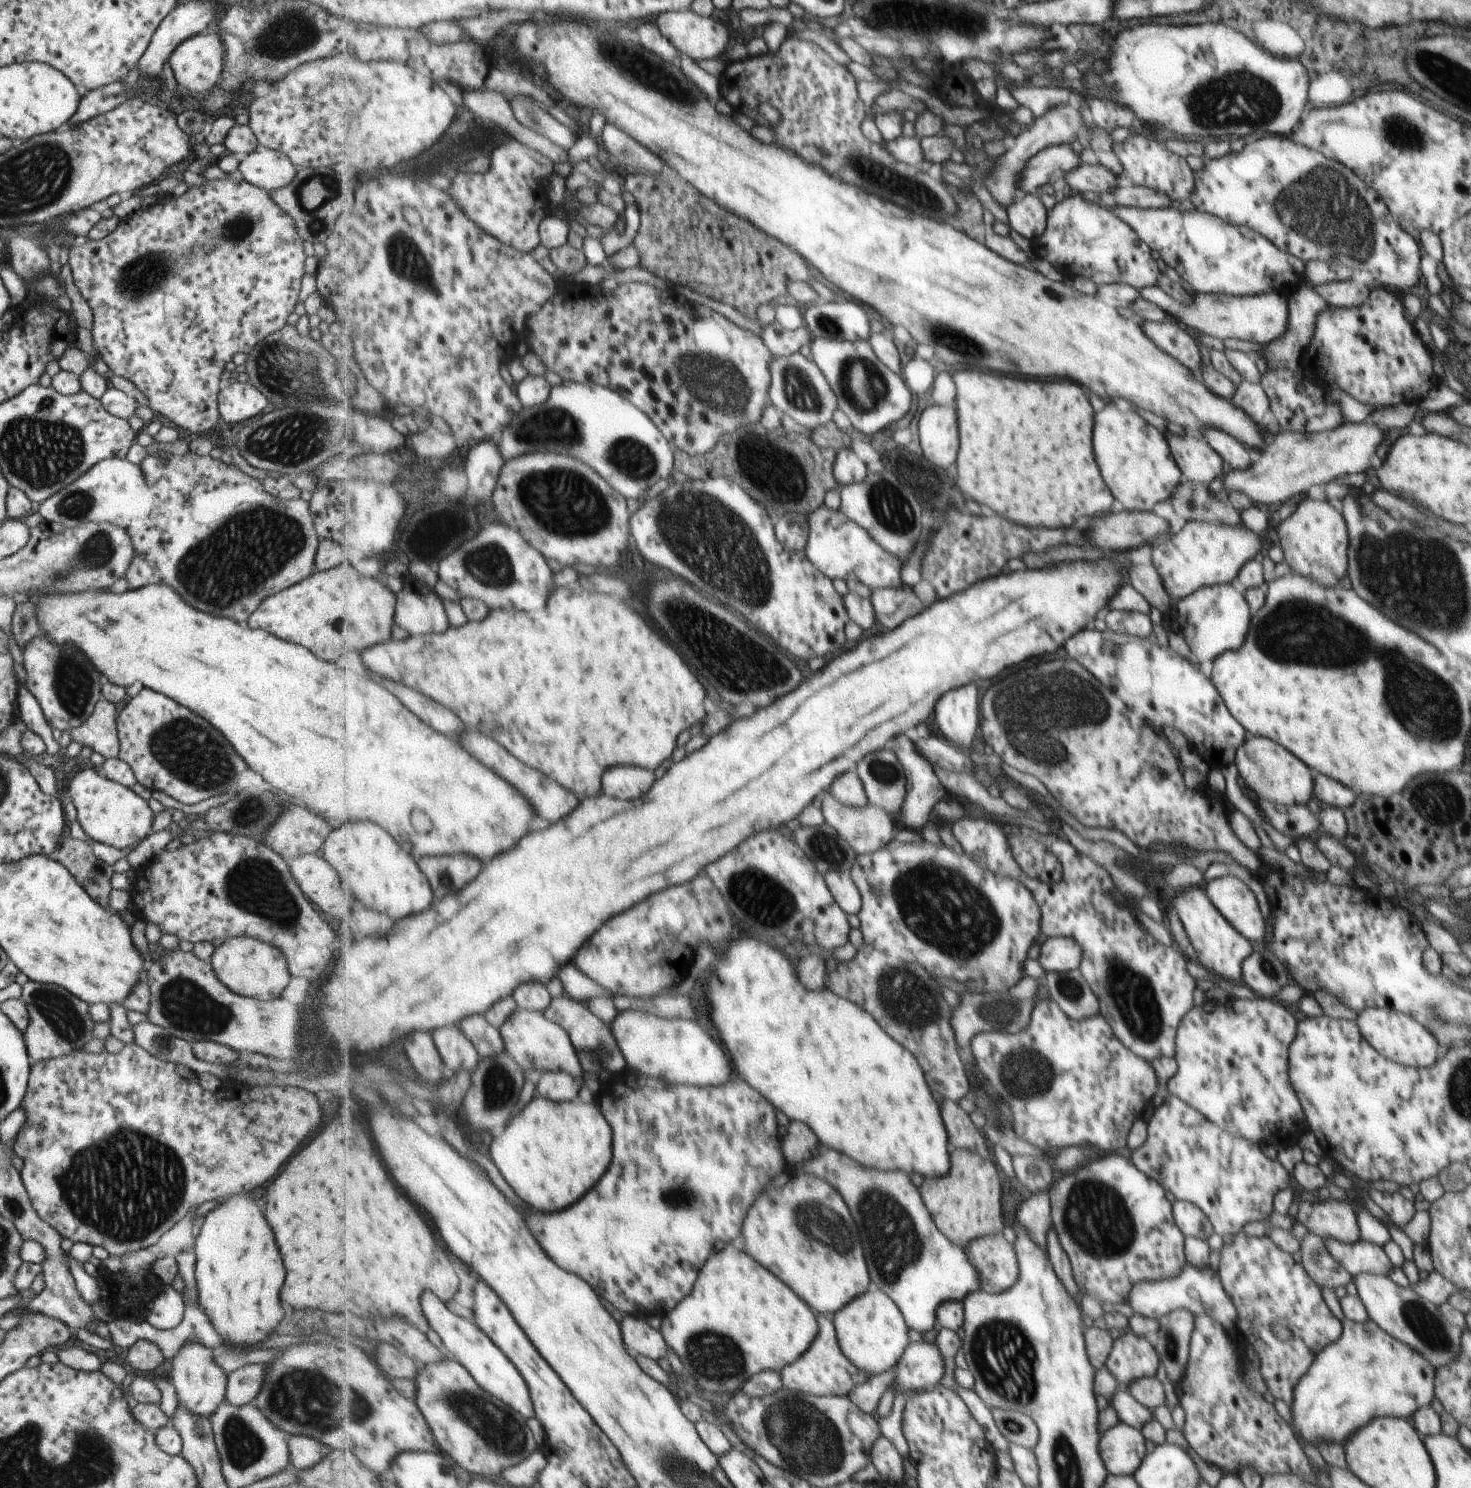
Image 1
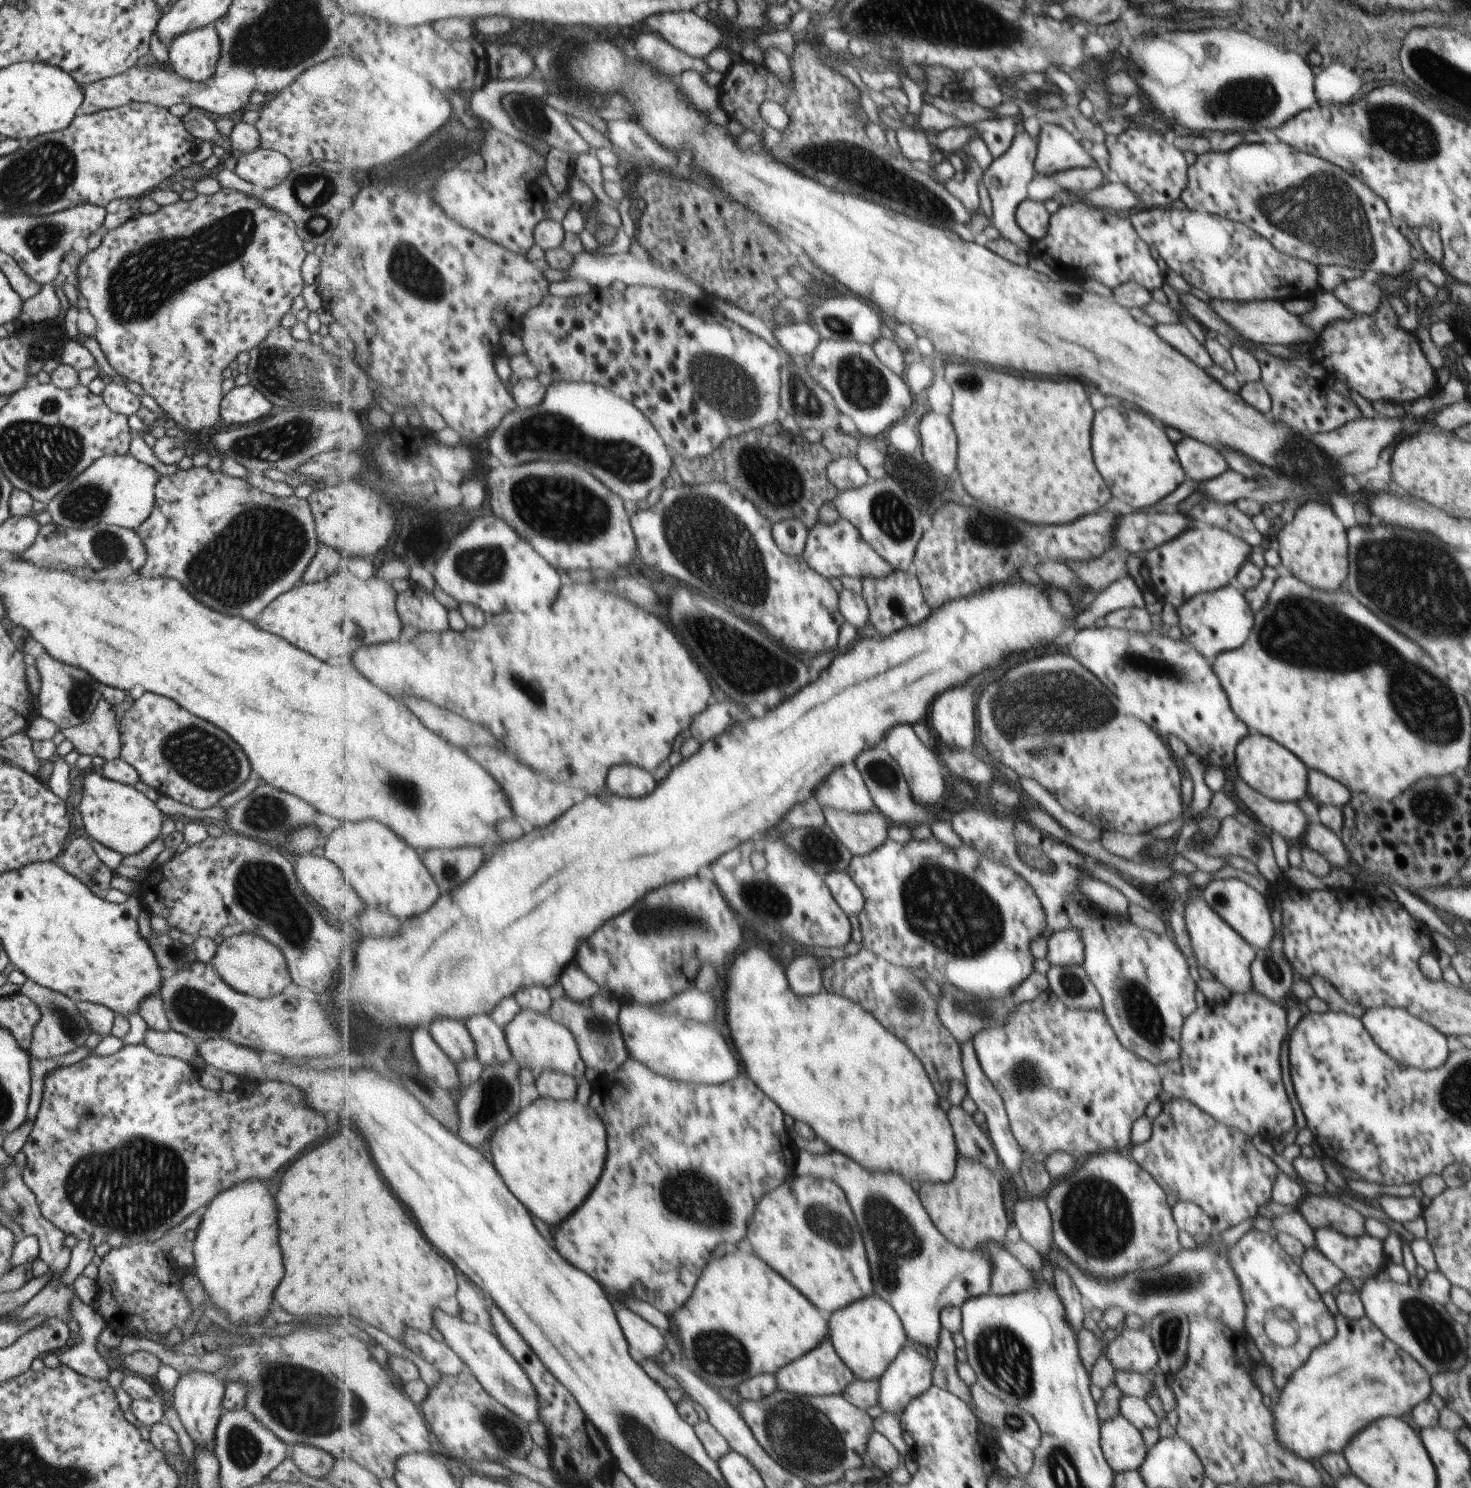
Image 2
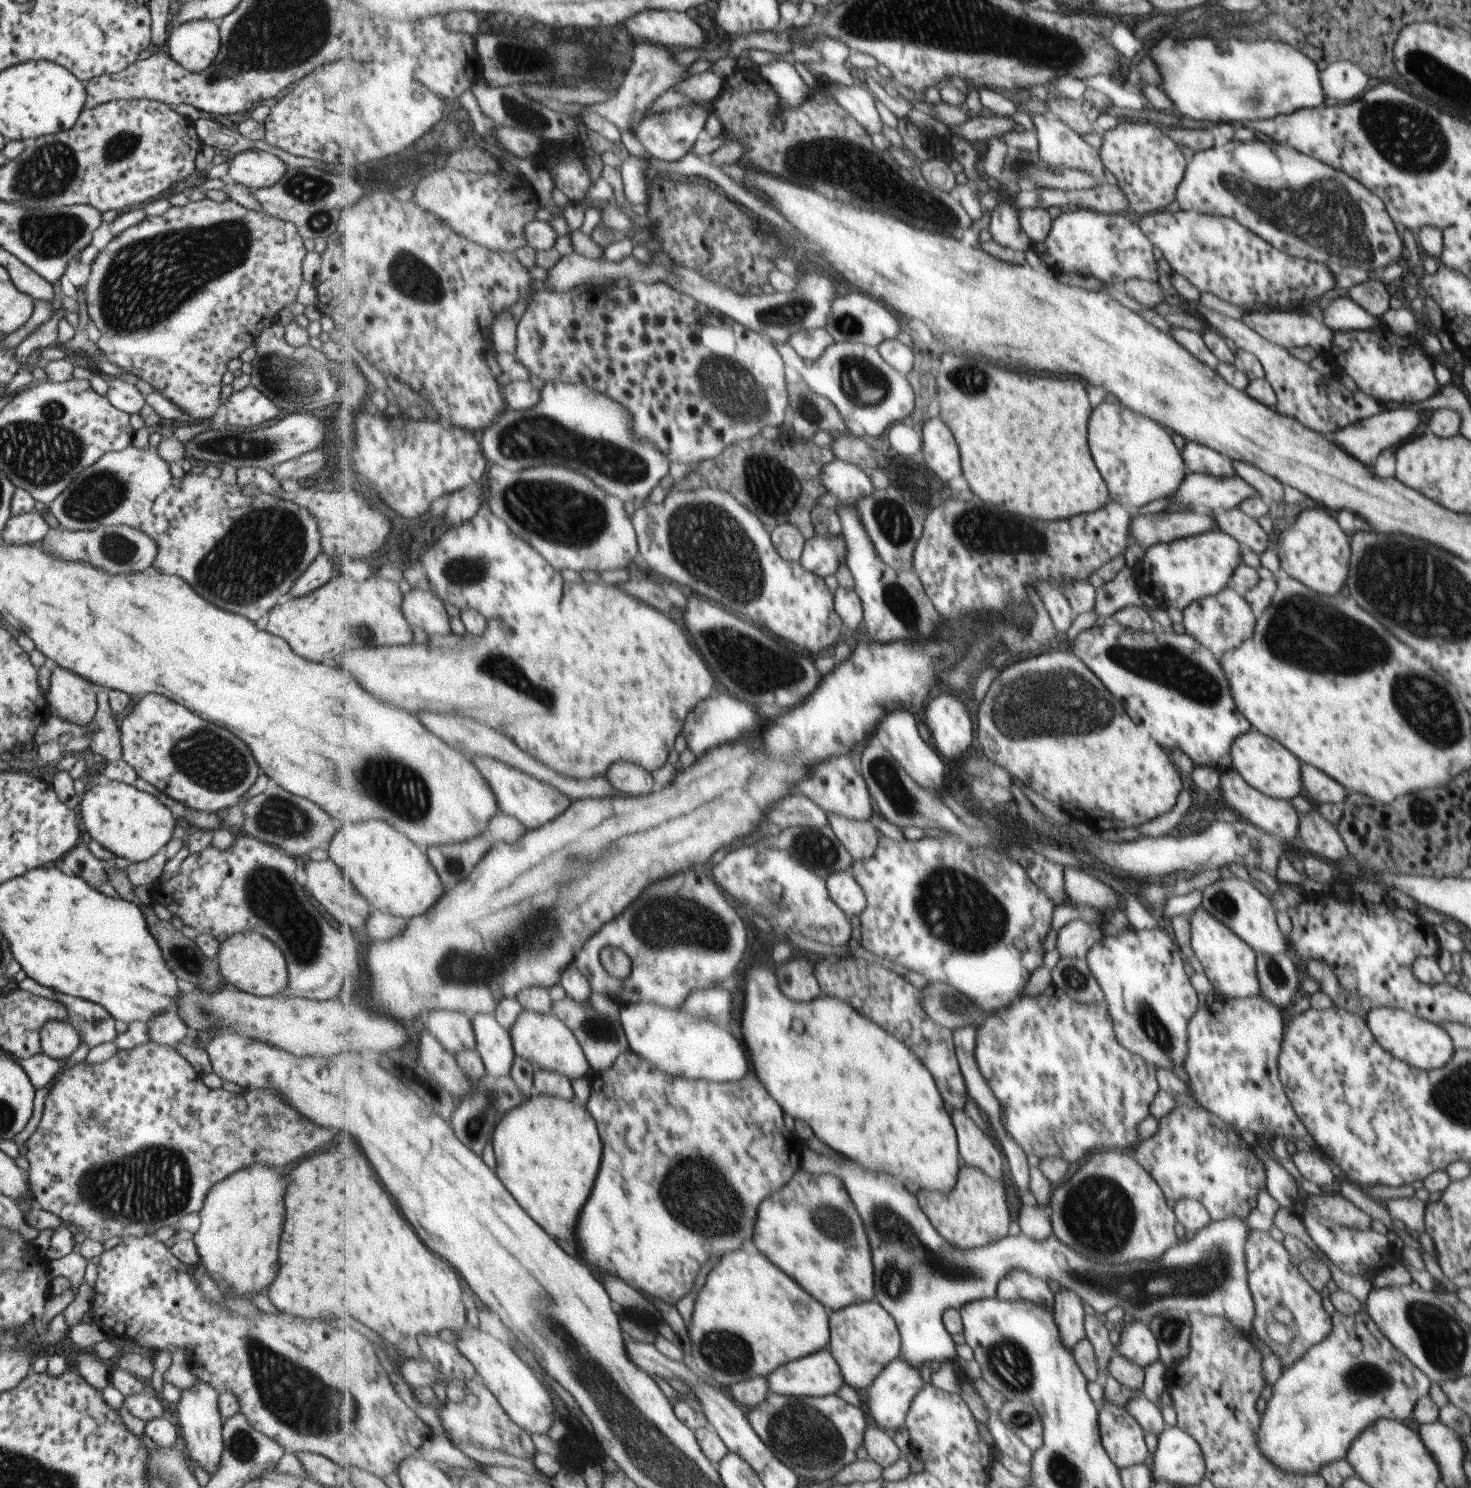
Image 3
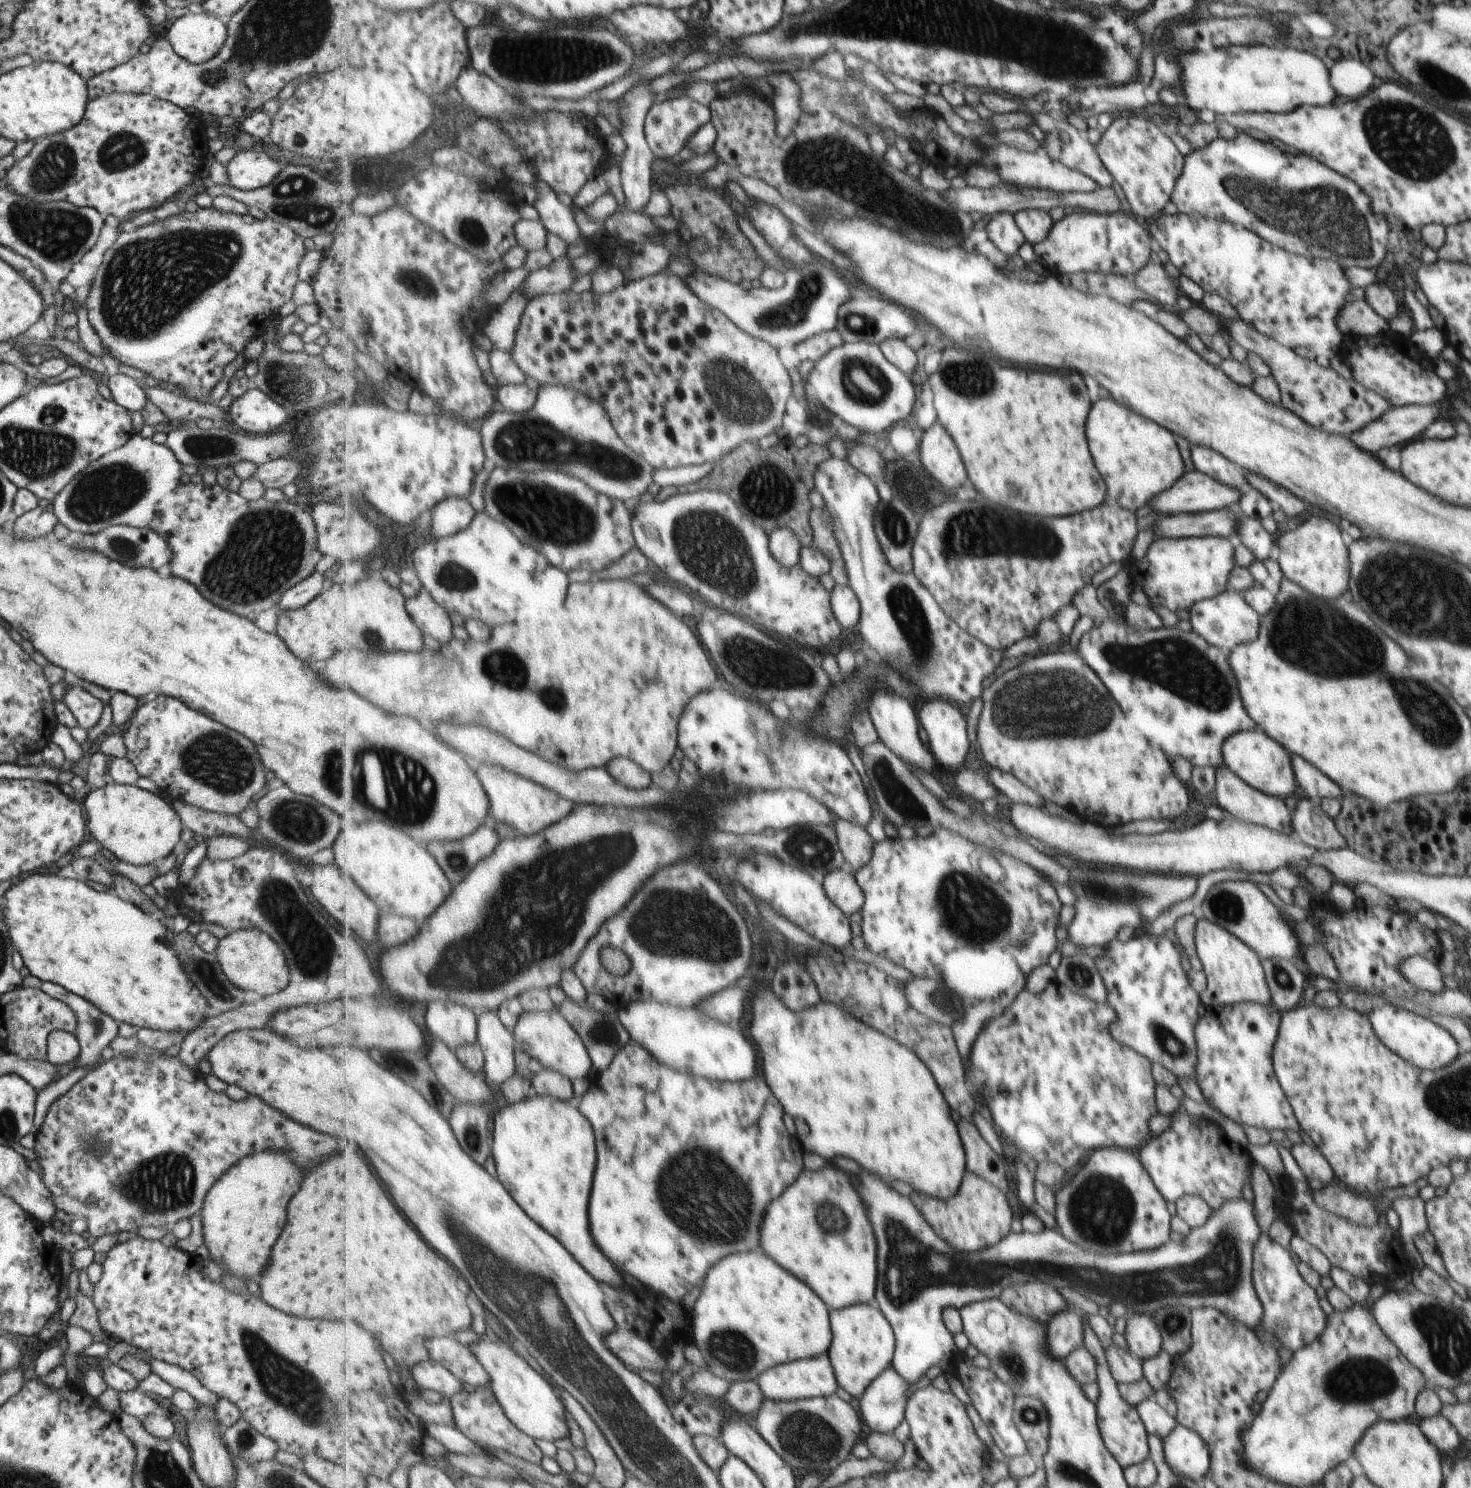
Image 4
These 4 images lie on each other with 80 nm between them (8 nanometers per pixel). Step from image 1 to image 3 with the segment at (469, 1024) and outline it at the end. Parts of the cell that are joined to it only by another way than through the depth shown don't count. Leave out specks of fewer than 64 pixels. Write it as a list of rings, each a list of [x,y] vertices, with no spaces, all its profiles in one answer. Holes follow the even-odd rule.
[[[480,1013],[471,1019],[476,1032],[476,1050],[488,1074],[496,1077],[509,1075],[516,1057],[510,1030],[504,1030],[495,1014]]]

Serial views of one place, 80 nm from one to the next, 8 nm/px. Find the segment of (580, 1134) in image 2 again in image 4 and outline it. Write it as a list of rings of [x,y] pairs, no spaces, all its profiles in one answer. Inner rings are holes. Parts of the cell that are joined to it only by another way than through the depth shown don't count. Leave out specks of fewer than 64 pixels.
[[[553,1096],[502,1105],[493,1116],[493,1155],[498,1180],[541,1227],[556,1237],[597,1280],[627,1288],[623,1276],[597,1248],[589,1230],[589,1200],[597,1166],[595,1132],[587,1116],[571,1102]]]

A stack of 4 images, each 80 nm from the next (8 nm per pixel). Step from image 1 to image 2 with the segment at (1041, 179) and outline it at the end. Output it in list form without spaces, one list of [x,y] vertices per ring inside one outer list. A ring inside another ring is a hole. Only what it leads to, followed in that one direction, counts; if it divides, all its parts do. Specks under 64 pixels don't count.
[[[1041,123],[1037,136],[1036,155],[1033,161],[1034,172],[1043,179],[1052,174],[1072,169],[1073,167],[1095,167],[1095,162],[1089,153],[1081,148],[1077,142],[1077,136],[1069,134],[1067,131],[1055,124]]]

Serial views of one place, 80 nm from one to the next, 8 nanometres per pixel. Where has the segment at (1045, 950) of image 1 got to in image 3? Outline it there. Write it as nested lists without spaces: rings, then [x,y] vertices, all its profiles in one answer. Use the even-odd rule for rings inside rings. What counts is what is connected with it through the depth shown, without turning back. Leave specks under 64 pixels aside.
[[[1082,920],[1067,922],[1063,928],[1057,931],[1055,950],[1061,958],[1086,959],[1093,944],[1100,943],[1104,939],[1099,925],[1085,923]]]

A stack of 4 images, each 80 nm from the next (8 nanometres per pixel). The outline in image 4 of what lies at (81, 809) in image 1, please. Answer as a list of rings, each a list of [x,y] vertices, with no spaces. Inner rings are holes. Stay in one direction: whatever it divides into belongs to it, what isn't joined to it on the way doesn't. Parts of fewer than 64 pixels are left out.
[[[108,781],[103,788],[95,788],[86,794],[80,804],[85,808],[87,816],[86,831],[93,841],[103,846],[118,861],[131,866],[149,866],[174,851],[181,833],[179,816],[173,811],[169,801],[163,795],[155,796],[151,792],[125,784],[115,784]]]

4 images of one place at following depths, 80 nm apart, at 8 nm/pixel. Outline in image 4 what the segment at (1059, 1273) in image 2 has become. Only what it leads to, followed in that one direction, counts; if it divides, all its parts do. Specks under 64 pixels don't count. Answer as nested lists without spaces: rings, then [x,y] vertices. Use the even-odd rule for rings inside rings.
[[[1065,1304],[1063,1312],[1057,1312],[1045,1328],[1045,1350],[1051,1358],[1062,1360],[1069,1352],[1082,1345],[1083,1324],[1071,1304]]]

